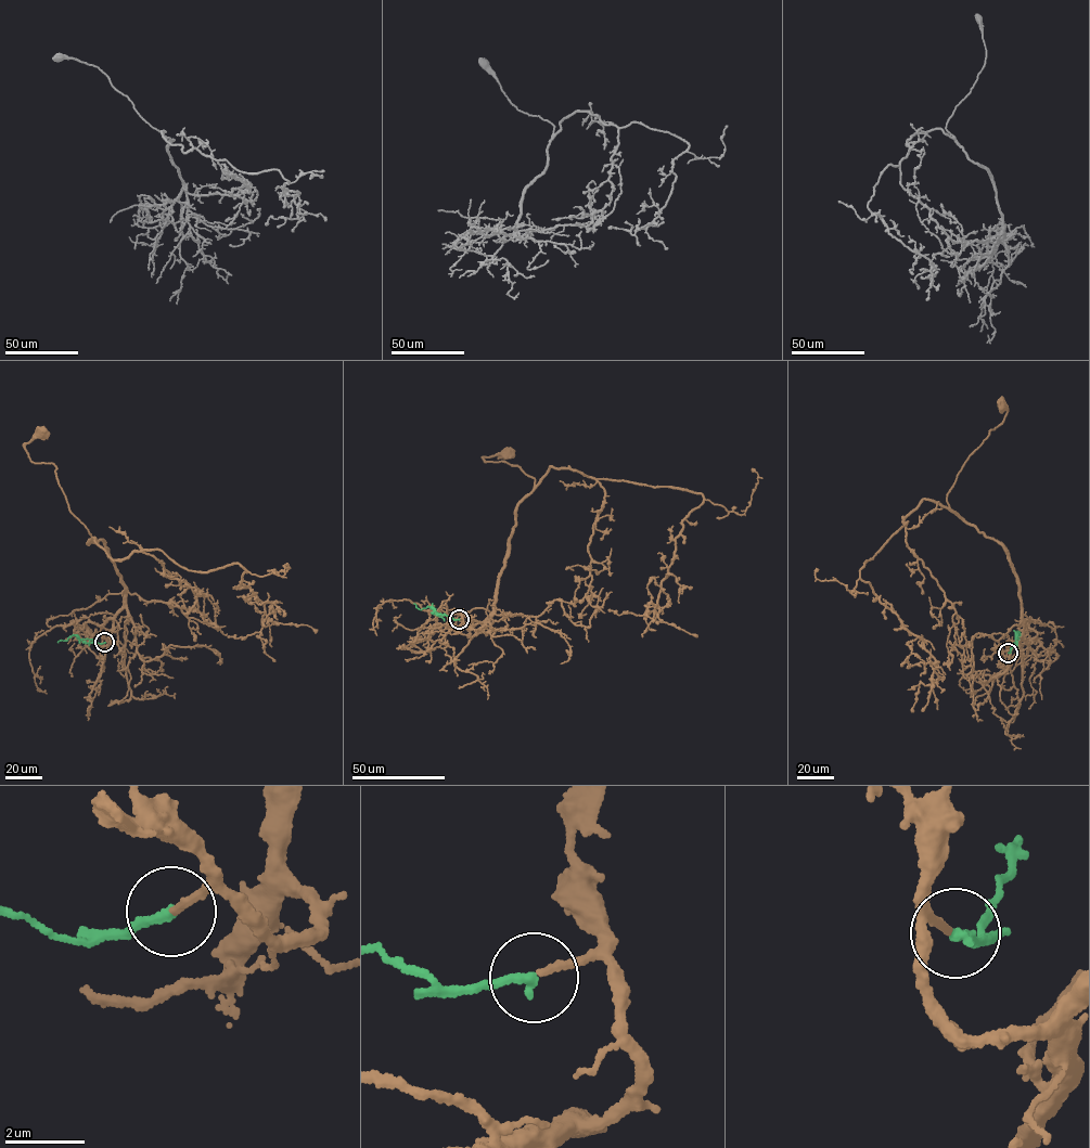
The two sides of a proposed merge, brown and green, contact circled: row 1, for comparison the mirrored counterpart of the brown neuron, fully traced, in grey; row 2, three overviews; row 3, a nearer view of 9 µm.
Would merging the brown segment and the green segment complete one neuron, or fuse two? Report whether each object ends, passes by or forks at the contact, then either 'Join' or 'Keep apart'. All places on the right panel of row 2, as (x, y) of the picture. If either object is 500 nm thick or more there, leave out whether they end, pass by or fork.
At the ring brown ends. At the ring green ends. Join

